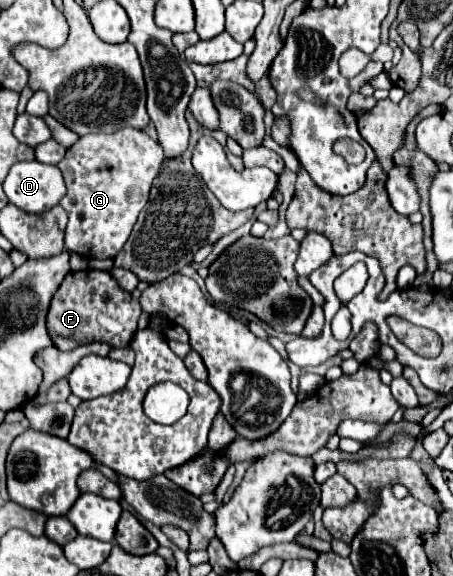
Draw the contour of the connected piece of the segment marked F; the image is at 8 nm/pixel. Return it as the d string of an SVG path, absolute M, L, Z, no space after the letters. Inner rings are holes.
M82 270L82 272L70 272L66 280L60 284L58 292L52 298L50 304L50 314L46 318L50 336L54 338L56 348L60 350L72 350L80 344L88 342L108 342L112 346L126 346L130 344L136 328L138 328L138 318L142 310L138 300L134 300L128 292L120 290L120 286L114 282L114 278L108 272L98 272L98 270ZM108 304L114 304L114 314L108 314L108 318L116 320L122 324L120 334L112 334L106 324L98 322L100 314L108 312Z

